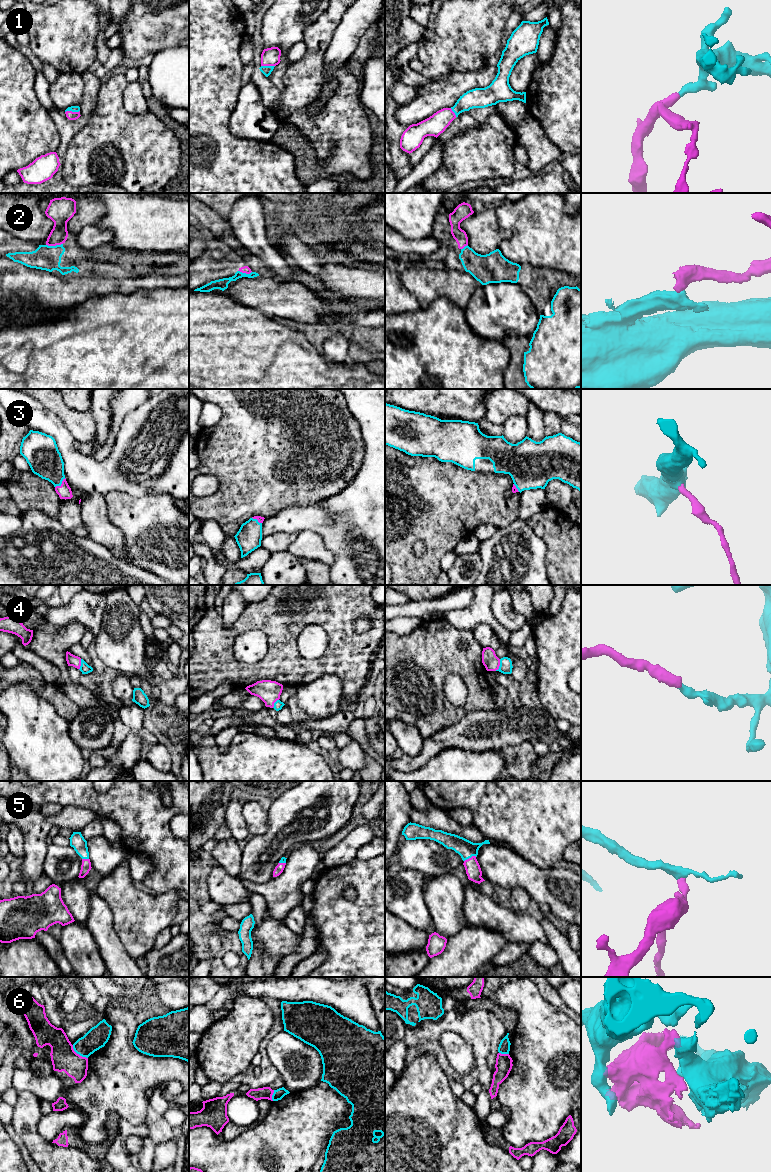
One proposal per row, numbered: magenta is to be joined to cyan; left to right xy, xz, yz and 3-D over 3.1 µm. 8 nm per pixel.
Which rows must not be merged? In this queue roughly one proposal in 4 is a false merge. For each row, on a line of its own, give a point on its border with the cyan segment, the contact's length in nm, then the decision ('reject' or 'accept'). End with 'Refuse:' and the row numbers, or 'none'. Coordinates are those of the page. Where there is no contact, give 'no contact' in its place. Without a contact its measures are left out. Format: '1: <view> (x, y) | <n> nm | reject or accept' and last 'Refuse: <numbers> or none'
1: xy (72, 111) | 120 nm | accept
2: xy (54, 246) | 140 nm | accept
3: xy (60, 484) | 120 nm | accept
4: yz (500, 665) | 100 nm | accept
5: yz (470, 857) | 110 nm | accept
6: xy (78, 1053) | 170 nm | accept
Refuse: none

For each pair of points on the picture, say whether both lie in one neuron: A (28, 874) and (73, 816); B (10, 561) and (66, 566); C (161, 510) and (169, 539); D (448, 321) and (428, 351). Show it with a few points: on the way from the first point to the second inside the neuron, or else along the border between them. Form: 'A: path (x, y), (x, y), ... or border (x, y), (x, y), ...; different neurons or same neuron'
A: path (34, 855), (35, 837), (54, 820); same neuron
B: path (24, 565), (52, 565); same neuron
C: path (161, 517), (162, 532); same neuron
D: path (442, 328), (438, 341), (435, 344); same neuron

